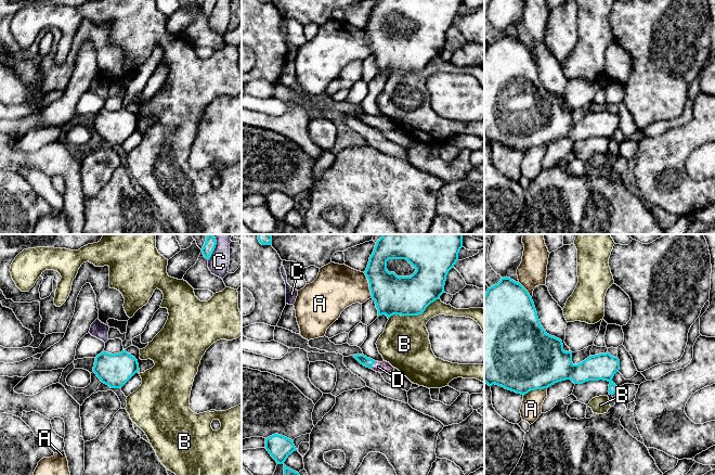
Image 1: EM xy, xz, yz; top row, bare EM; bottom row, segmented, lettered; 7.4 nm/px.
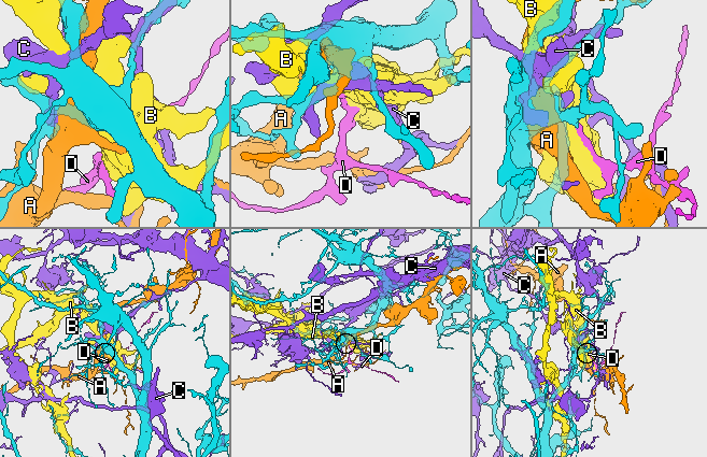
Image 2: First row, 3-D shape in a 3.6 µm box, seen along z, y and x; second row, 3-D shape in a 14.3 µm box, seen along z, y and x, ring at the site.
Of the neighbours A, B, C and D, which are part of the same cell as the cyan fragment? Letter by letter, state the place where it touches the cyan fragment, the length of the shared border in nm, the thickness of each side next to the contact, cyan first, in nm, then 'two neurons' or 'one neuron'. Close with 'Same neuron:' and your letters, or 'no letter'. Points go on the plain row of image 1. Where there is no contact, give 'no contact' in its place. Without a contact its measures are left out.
A: meets cyan in xz at (369, 41); contact 200 nm long; 280 nm thick on the cyan side, 340 nm on the other; two neurons
B: meets cyan in xz at (413, 72); contact 420 nm long; 280 nm thick on the cyan side, 360 nm on the other; two neurons
C: meets cyan in xy at (212, 9); contact 150 nm long; 90 nm thick on the cyan side, 150 nm on the other; two neurons
D: meets cyan in xz at (373, 120); contact 70 nm long; 70 nm thick on the cyan side, 90 nm on the other; one neuron
Same neuron: D

